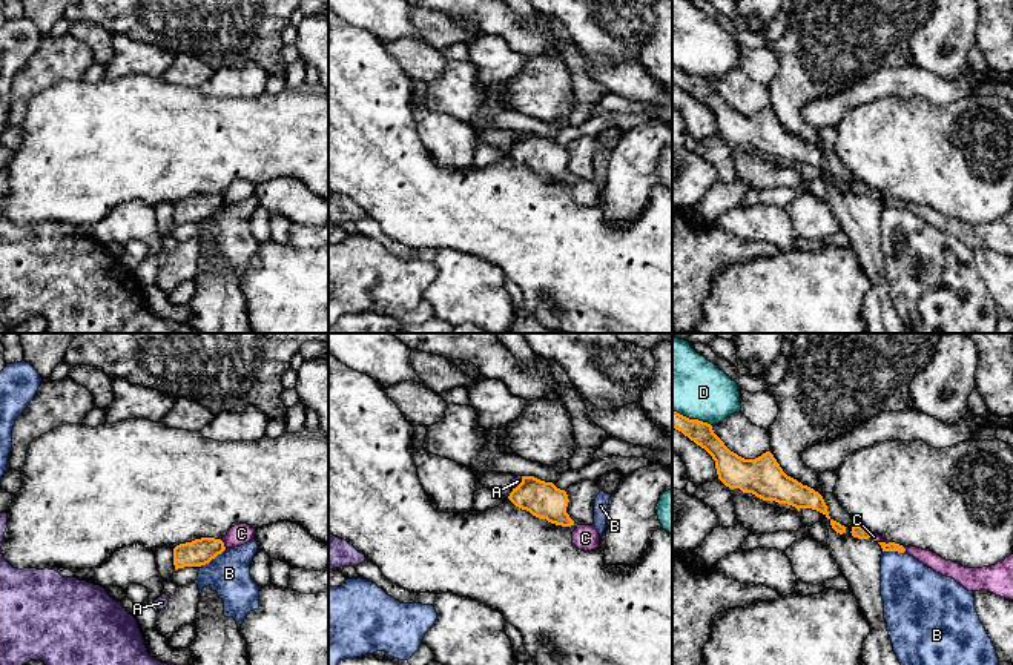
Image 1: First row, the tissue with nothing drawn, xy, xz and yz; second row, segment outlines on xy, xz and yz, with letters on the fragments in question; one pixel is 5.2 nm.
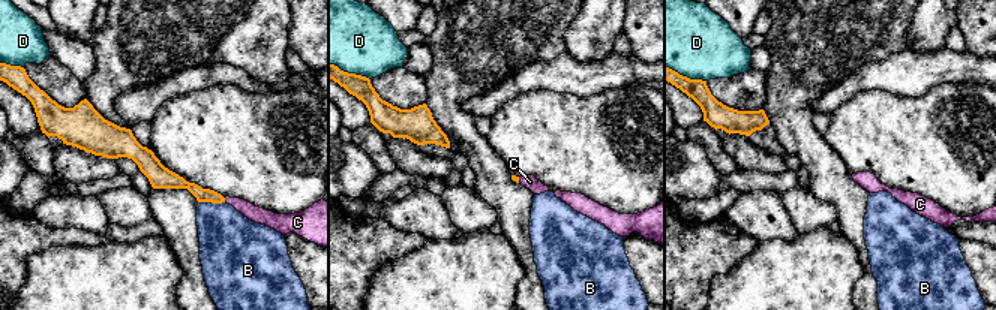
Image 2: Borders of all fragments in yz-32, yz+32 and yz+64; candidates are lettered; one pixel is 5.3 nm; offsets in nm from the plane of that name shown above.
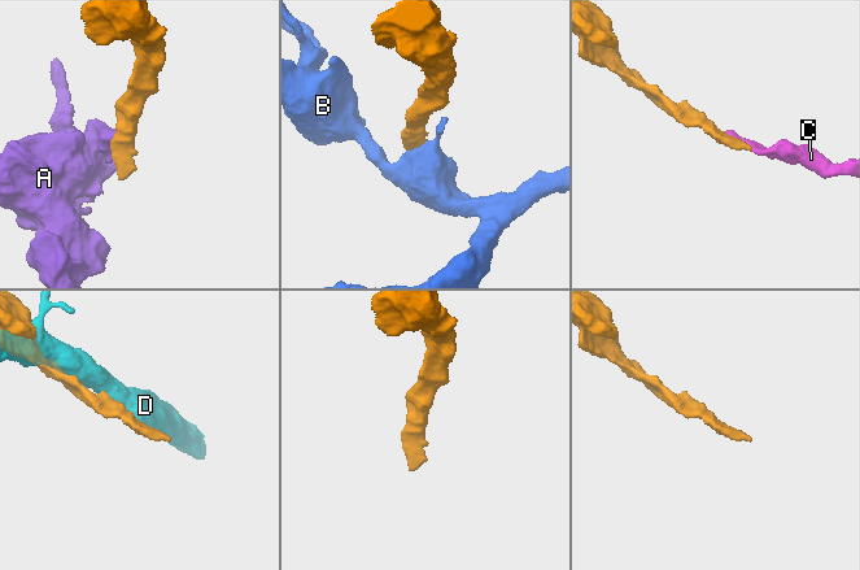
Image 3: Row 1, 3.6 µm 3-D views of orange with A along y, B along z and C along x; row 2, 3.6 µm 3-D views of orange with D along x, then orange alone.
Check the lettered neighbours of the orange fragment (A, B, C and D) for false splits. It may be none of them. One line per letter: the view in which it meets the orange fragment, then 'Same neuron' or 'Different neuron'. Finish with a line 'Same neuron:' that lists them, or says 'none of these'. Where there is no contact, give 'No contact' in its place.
A: Touches orange in xz. Different neuron
B: Touches orange in xy. Different neuron
C: Touches orange in xy. Same neuron
D: Touches orange in yz. Different neuron
Same neuron: C

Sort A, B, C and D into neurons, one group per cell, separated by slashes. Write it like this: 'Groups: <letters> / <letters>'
Groups: A / B / C / D

